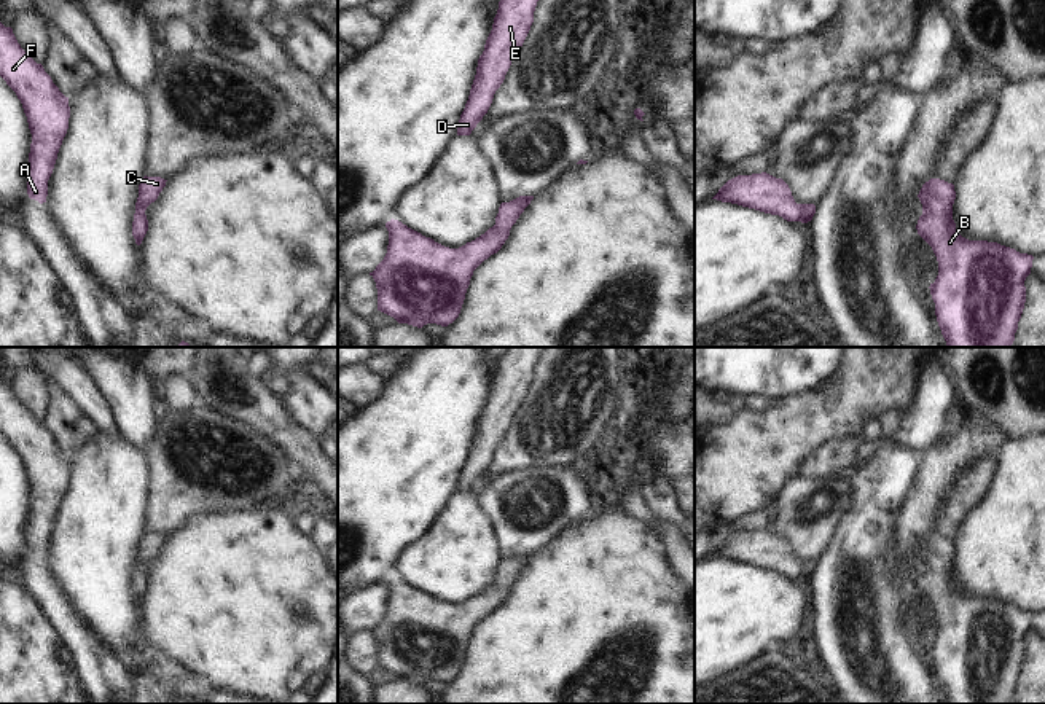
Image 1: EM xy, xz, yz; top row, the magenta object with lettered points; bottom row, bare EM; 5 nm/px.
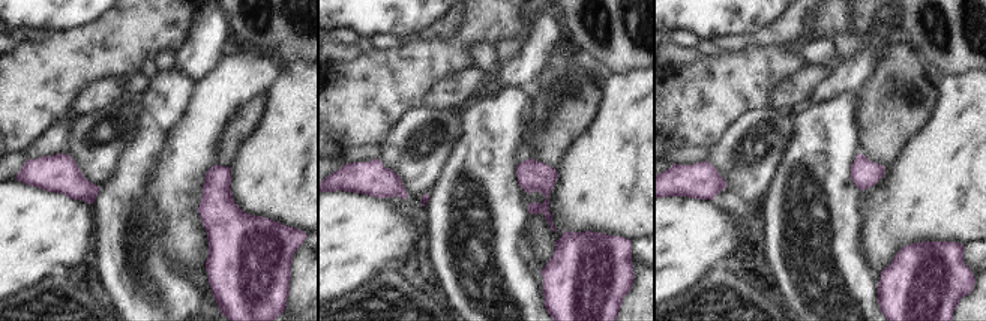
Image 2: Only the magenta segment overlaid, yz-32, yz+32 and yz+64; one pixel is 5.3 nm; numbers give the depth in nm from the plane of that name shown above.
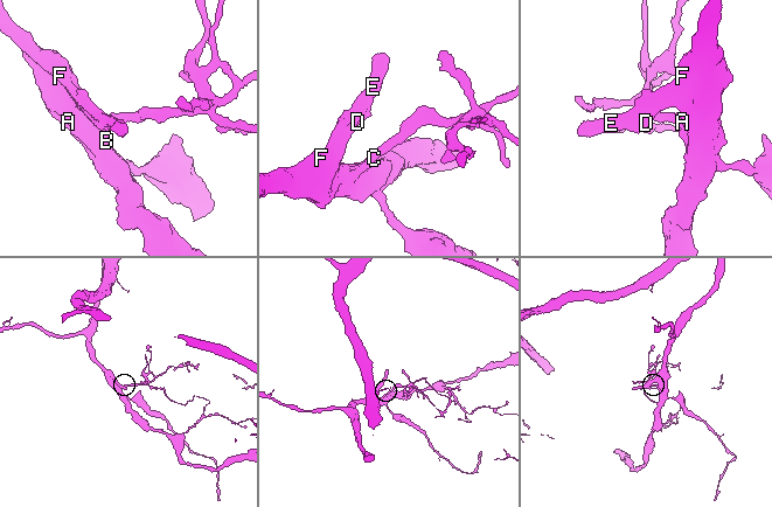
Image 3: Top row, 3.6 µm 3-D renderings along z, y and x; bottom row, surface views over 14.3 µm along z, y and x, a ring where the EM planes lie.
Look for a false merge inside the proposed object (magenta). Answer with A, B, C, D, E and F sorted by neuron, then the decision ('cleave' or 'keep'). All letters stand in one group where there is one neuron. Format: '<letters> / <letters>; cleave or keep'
A B C D E F; keep

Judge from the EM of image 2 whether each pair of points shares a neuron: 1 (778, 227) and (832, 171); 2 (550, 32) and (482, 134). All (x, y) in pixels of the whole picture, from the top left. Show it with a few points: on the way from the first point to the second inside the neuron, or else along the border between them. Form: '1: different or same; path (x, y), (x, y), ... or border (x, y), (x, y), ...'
1: same; path (781, 201), (788, 167), (806, 159)
2: different; border (527, 87), (505, 87), (488, 95), (479, 95)

